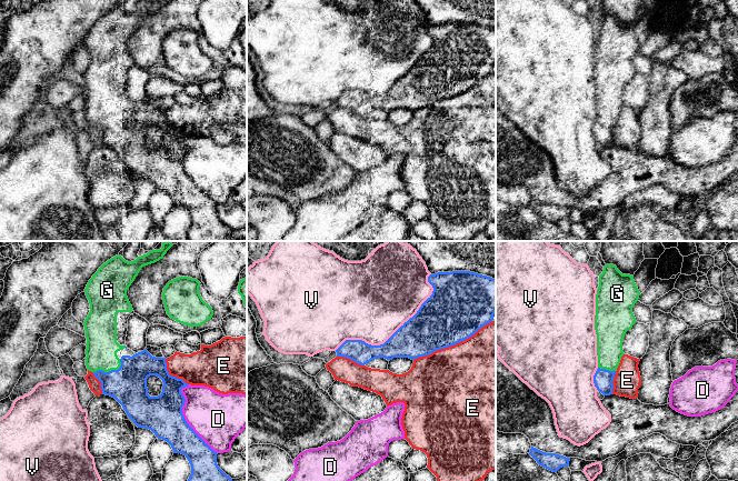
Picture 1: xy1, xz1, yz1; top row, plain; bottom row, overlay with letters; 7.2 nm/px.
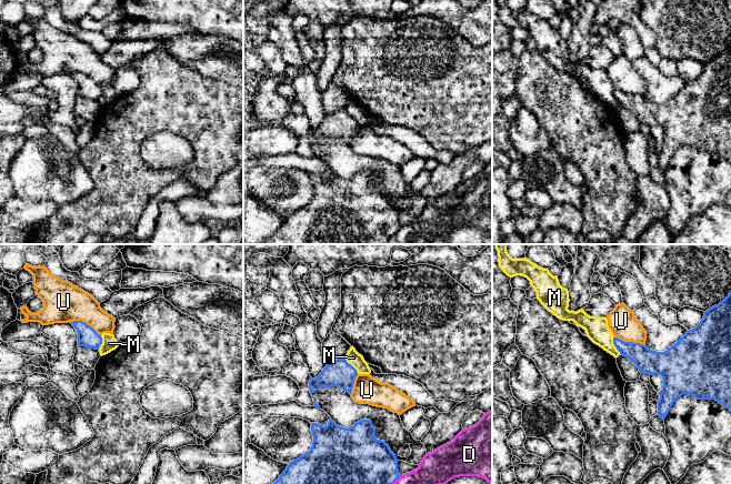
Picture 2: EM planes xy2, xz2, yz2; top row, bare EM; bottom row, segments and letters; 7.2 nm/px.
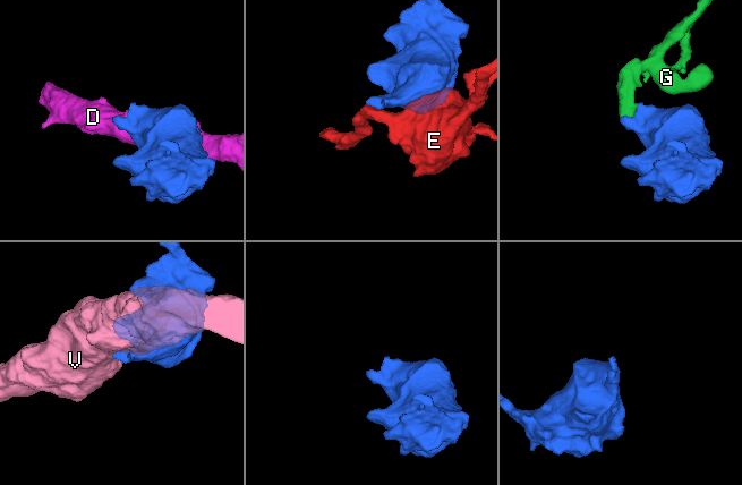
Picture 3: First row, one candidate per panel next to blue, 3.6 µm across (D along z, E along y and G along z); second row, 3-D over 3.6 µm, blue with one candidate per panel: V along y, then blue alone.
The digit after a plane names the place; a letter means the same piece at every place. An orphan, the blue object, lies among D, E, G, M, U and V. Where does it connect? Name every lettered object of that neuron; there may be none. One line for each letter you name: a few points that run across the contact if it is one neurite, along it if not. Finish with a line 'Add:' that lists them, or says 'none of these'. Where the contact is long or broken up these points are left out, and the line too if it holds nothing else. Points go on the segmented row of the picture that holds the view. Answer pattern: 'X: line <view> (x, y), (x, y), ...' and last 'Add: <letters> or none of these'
G: line xy1 (128, 384), (111, 370), (101, 359), (101, 350)
Add: G

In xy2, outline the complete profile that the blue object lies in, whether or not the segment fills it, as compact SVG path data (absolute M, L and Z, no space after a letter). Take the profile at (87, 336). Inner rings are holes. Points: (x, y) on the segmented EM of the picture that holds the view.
M73 321L71 324L78 332L78 346L99 350L102 337L90 325L82 321Z

